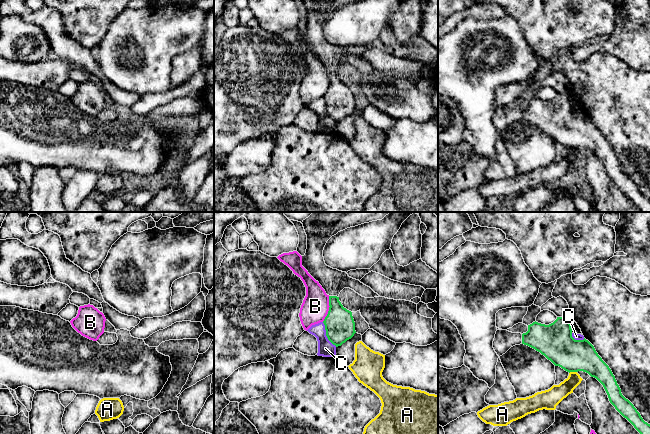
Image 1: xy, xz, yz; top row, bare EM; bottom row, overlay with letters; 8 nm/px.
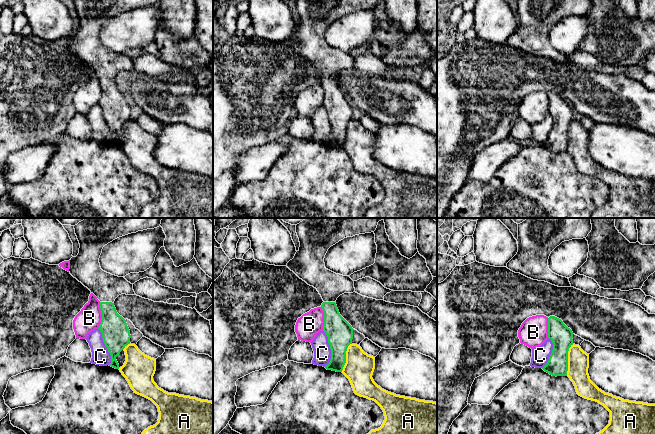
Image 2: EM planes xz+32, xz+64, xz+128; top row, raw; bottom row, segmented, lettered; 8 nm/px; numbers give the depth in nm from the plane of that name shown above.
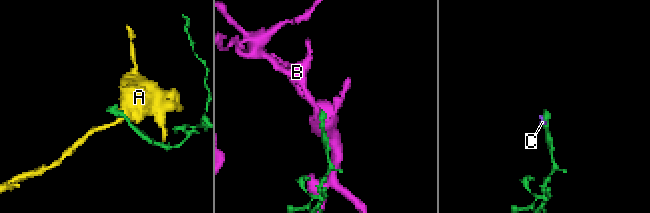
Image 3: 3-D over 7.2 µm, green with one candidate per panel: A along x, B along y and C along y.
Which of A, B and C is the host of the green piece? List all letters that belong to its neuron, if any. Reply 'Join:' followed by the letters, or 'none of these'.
Join: none of these

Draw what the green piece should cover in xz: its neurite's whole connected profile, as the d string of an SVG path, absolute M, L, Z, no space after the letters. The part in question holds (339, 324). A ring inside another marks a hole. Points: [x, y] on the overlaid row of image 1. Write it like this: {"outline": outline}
{"outline": "M312 212L312 214L302 222L307 235L307 249L305 255L302 256L302 266L319 282L329 296L330 307L323 323L328 340L336 347L341 346L356 333L352 312L344 308L339 301L338 296L340 292L344 288L350 288L365 298L379 297L379 295L359 280L349 277L346 272L327 266L323 257L324 247L327 241L338 232L364 223L382 220L389 213L390 212Z"}

